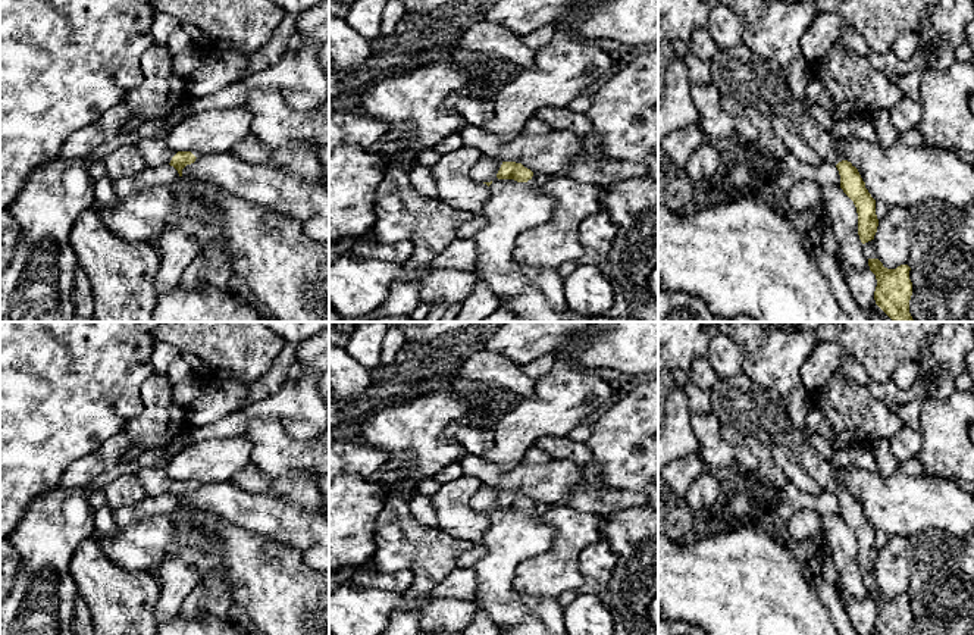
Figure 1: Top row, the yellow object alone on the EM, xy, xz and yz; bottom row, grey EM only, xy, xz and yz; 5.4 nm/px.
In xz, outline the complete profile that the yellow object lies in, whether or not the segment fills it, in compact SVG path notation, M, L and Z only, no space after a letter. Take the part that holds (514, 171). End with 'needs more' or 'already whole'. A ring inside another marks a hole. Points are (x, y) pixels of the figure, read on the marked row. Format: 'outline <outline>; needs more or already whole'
outline M482 153L470 171L470 176L476 182L486 184L488 187L498 179L514 179L517 182L527 182L532 179L533 172L522 163L504 162L498 156Z; needs more

